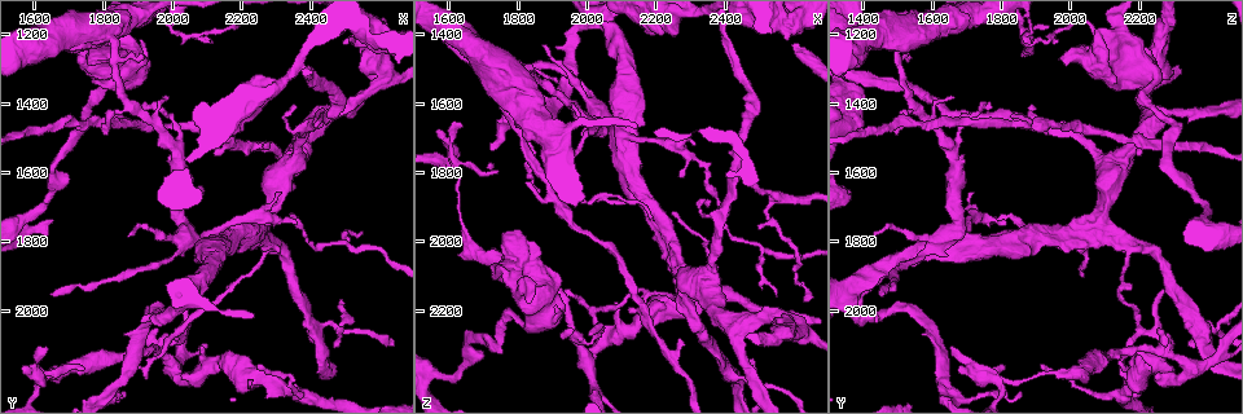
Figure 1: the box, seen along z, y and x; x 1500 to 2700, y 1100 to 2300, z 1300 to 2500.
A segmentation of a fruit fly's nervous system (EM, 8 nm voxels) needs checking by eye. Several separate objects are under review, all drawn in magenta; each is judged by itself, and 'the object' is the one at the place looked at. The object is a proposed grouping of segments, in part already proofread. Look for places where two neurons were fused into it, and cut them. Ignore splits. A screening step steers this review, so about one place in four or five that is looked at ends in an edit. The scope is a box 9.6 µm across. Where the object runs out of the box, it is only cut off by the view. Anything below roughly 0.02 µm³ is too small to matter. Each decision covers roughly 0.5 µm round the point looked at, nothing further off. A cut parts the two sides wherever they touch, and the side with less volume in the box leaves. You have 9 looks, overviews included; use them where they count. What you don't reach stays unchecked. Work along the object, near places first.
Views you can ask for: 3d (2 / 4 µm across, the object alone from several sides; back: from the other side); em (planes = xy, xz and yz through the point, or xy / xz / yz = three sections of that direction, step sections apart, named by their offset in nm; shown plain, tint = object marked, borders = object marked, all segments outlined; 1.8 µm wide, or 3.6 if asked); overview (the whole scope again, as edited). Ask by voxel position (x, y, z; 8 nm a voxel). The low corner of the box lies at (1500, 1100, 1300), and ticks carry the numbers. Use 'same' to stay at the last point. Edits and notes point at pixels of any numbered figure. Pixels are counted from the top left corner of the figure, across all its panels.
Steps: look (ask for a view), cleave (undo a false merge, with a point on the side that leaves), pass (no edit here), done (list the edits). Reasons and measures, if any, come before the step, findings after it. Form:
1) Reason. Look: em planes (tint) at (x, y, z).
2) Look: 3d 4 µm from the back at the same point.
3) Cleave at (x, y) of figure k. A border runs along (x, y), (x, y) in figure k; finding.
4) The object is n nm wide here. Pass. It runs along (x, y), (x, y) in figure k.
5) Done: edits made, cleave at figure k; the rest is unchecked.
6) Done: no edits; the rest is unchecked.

Thin neck. Look: em planes (tint) at (2000, 1460, 1970).

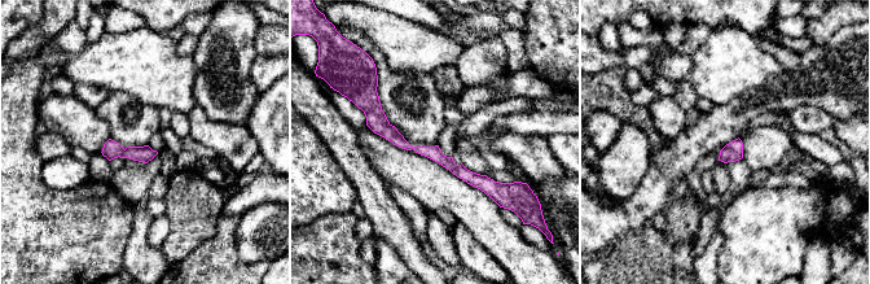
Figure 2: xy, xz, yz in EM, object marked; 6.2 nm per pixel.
The object is 90 nm wide here. Pass. It runs along (372, 100), (401, 143), (499, 188) in figure 2; one neuron here.

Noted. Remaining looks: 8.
Thick turns thin. Look: em 3.6 µm planes (tint) at (1830, 1200, 1500).

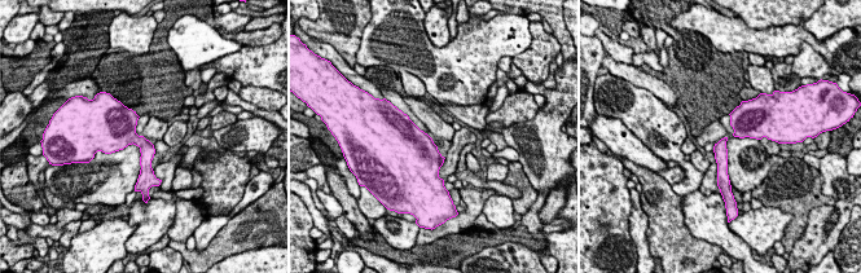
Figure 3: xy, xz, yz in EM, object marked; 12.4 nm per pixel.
Pass. One neuron here.

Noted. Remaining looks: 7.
Look: 3d 4 µm at (2000, 1520, 1660).

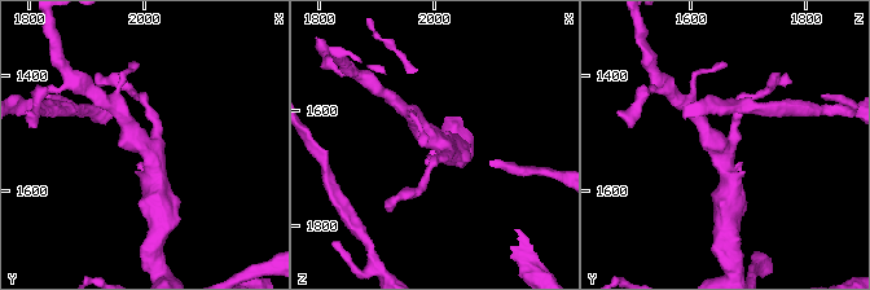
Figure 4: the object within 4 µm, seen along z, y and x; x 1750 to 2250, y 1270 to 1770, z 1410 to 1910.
Need the tissue. Look: em xz step 16 (tint) at (2000, 1530, 1650).

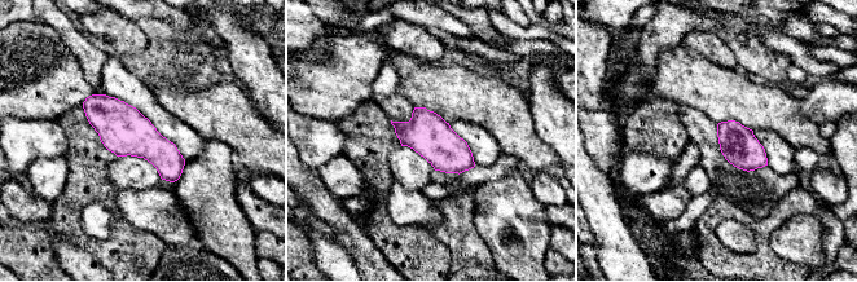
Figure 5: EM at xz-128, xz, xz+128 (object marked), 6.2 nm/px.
The object is 200 nm wide here. Pass. One neuron here.

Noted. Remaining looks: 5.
Abrupt turn. Look: 3d 4 µm at (1800, 1270, 2060).

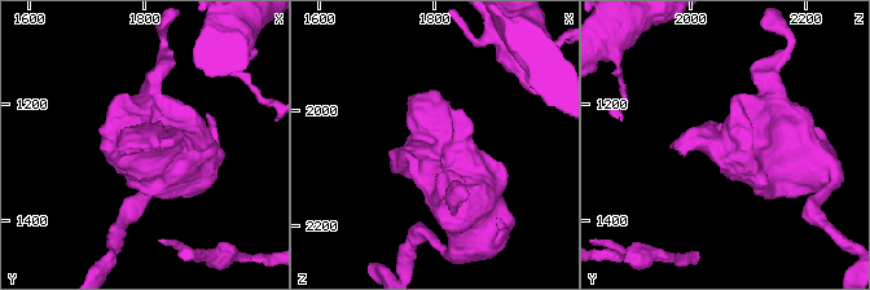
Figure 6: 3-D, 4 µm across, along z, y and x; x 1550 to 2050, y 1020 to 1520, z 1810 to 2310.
Look: em 3.6 µm planes (tint) at (1795, 1270, 2065).

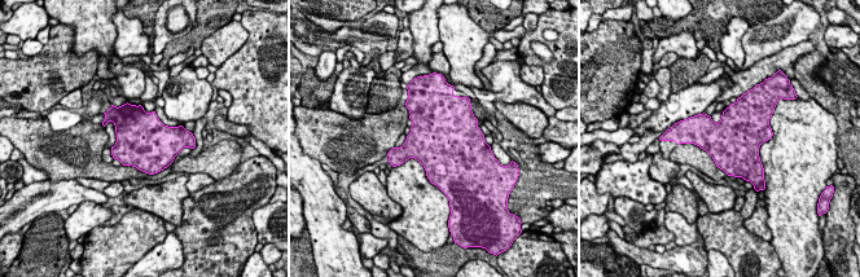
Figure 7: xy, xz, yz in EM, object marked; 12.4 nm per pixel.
Pass. Continuous, no second neuron.

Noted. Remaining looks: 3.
Done: no edits; the rest is unchecked.

